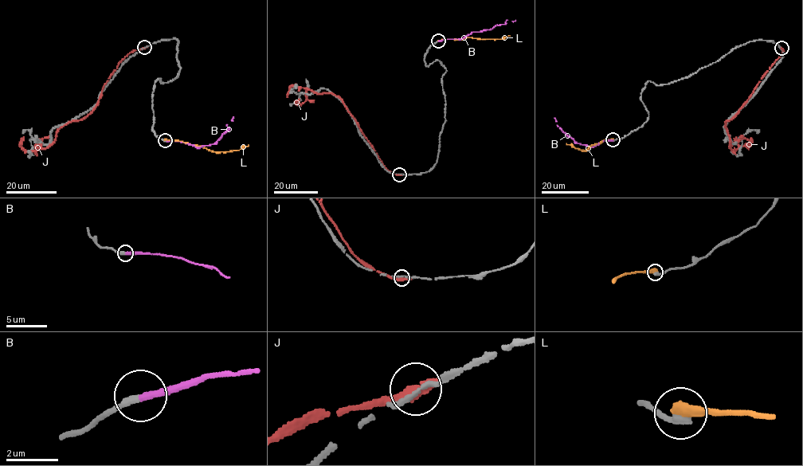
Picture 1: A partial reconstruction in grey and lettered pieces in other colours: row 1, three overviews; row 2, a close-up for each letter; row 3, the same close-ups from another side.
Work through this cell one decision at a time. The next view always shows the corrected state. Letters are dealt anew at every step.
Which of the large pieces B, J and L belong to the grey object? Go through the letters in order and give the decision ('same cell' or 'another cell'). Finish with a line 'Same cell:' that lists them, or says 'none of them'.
B: same cell
J: another cell
L: another cell
Same cell: B

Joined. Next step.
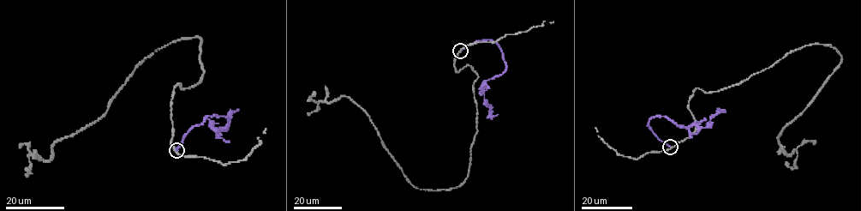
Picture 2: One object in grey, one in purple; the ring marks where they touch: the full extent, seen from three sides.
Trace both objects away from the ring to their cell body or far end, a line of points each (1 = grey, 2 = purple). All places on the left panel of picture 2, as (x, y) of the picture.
1: (176, 150), (175, 87), (205, 73), (195, 37), (143, 60), (104, 115), (26, 168)
2: (176, 150), (185, 135), (208, 116), (229, 119), (218, 129), (218, 137), (238, 109)

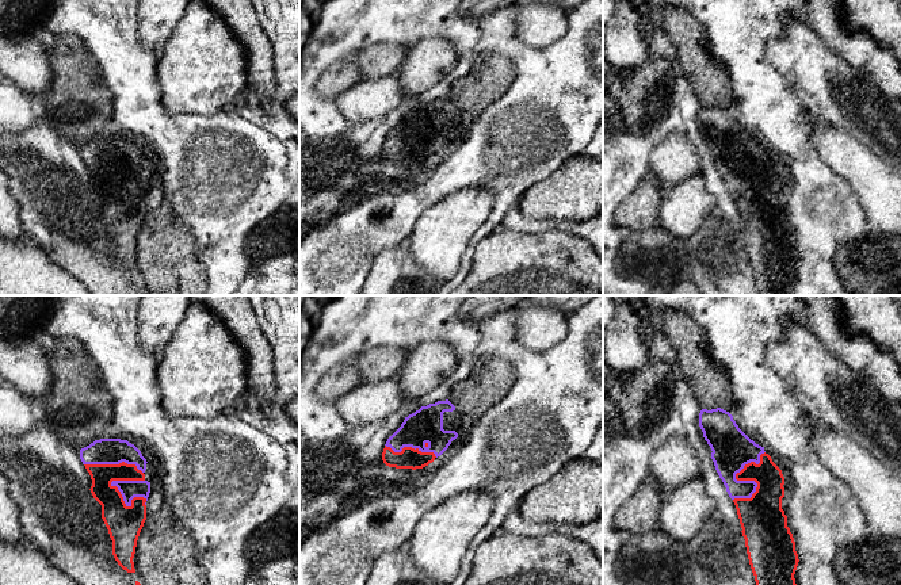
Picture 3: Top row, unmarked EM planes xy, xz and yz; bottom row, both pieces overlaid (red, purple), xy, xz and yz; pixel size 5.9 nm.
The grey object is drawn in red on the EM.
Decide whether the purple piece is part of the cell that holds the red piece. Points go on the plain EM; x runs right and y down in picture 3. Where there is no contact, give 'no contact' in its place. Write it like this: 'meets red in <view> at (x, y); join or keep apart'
meets red in yz at (743, 176); join

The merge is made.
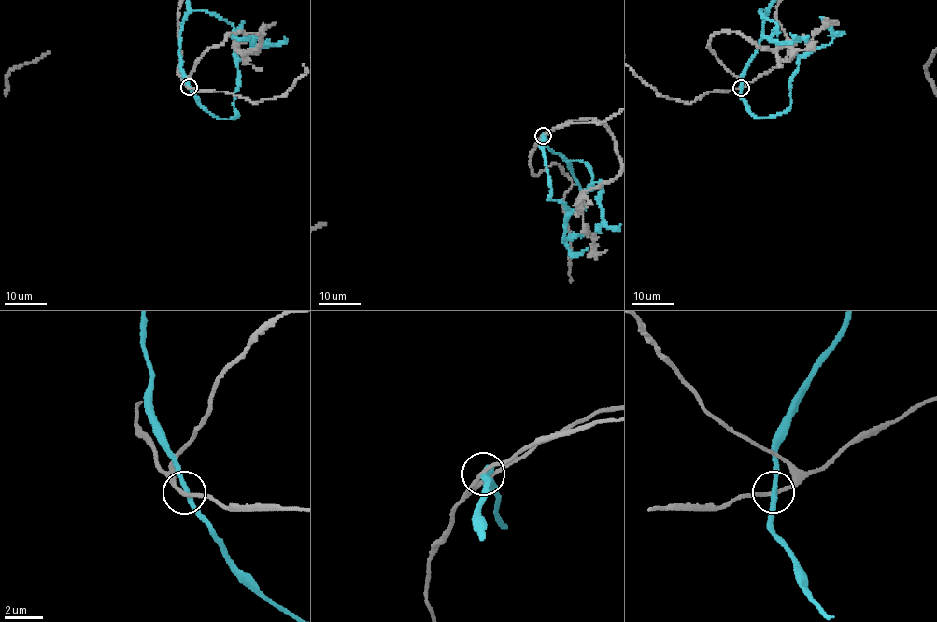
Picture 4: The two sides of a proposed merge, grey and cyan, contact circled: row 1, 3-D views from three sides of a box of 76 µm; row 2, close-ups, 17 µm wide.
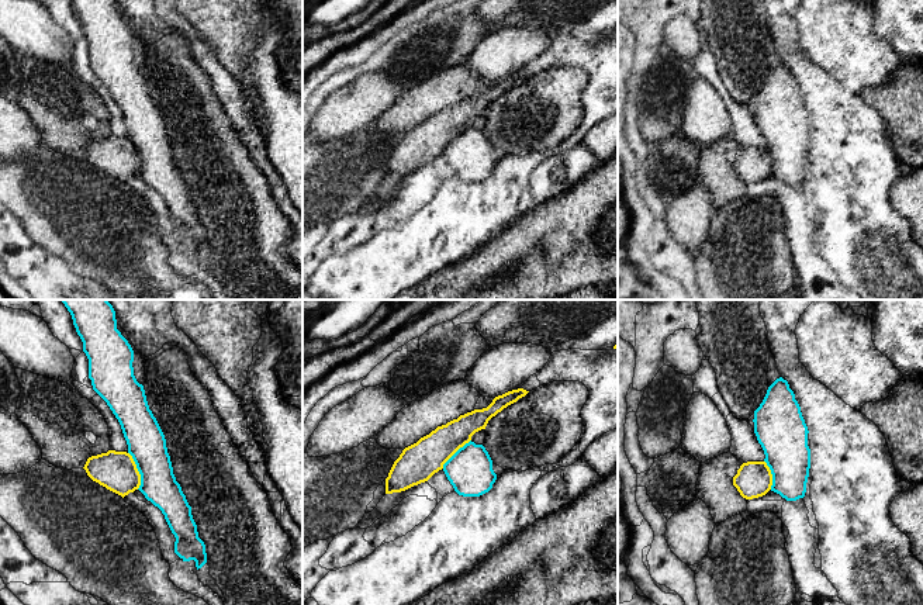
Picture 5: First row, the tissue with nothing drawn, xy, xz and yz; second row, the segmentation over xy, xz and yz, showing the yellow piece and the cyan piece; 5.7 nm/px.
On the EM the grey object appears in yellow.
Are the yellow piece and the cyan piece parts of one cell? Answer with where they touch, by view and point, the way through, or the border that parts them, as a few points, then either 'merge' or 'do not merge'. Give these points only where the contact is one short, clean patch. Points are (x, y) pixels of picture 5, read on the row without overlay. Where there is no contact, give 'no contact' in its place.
xy (137, 155) | along xy (128, 137), (139, 159), (138, 173) | do not merge

